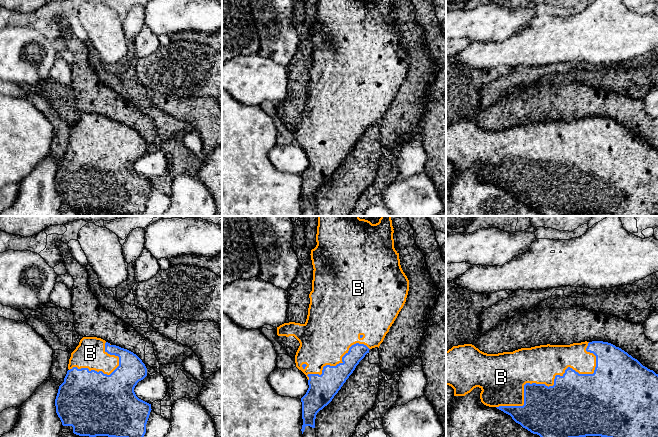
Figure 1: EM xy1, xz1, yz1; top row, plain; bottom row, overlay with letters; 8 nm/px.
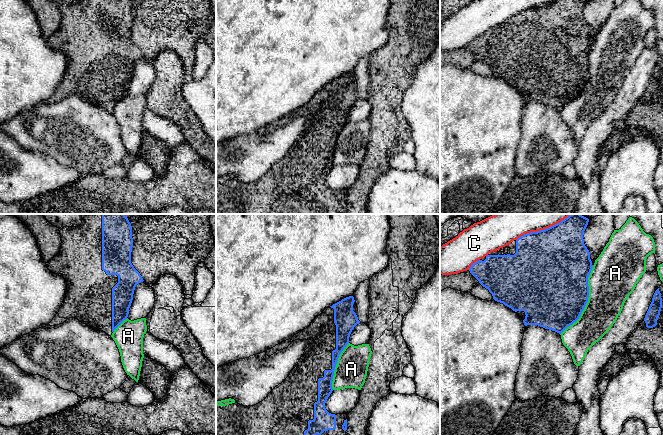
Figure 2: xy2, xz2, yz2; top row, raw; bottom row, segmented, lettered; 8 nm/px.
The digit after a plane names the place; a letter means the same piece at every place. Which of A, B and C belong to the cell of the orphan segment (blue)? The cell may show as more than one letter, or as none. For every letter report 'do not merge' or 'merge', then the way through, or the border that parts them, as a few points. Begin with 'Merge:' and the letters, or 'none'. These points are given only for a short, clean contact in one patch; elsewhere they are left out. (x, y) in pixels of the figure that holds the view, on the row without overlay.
Merge: B
A: do not merge
B: merge
C: do not merge

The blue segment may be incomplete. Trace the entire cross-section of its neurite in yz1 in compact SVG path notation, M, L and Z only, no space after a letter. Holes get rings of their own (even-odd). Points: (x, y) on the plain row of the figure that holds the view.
M585 117L581 119L573 119L570 121L547 120L531 124L521 124L513 128L503 128L498 130L484 129L472 120L453 122L451 125L446 127L446 161L449 161L454 165L454 172L465 172L466 170L470 169L474 164L479 163L482 166L480 169L480 175L484 181L489 183L496 183L497 185L510 191L516 199L520 200L523 204L527 205L531 209L539 211L542 216L567 216L569 214L580 214L586 212L601 212L606 214L612 214L613 216L658 216L658 150L656 150L653 146L650 146L647 143L643 142L637 135L633 134L631 131L629 131L621 124L616 123L615 121L608 118Z

